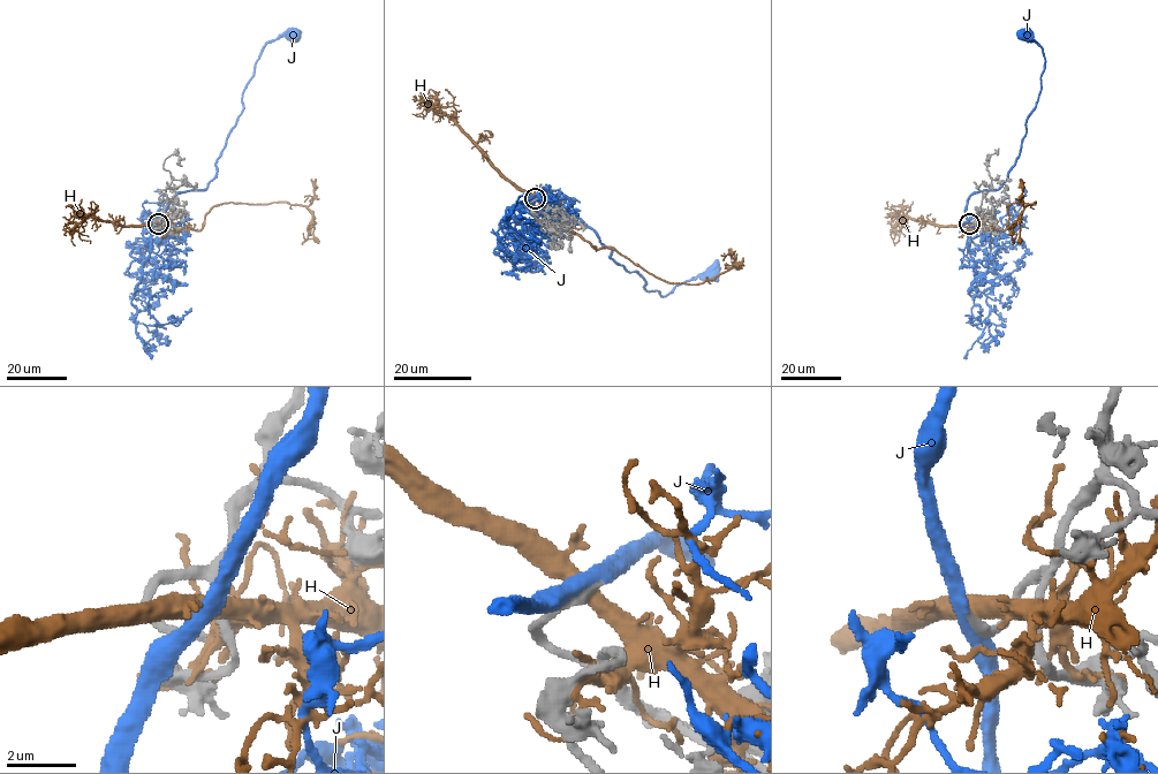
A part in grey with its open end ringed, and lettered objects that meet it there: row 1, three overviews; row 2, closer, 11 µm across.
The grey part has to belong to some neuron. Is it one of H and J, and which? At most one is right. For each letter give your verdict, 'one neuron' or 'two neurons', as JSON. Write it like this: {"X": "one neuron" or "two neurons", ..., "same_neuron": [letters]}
{"H": "two neurons", "J": "one neuron", "same_neuron": ["J"]}

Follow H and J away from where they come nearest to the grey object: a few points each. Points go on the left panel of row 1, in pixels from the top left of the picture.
H: (158, 224), (199, 230), (214, 206), (287, 202), (311, 213), (307, 238), (303, 233)
J: (157, 225), (174, 197), (204, 190), (214, 177), (262, 47), (294, 35)

